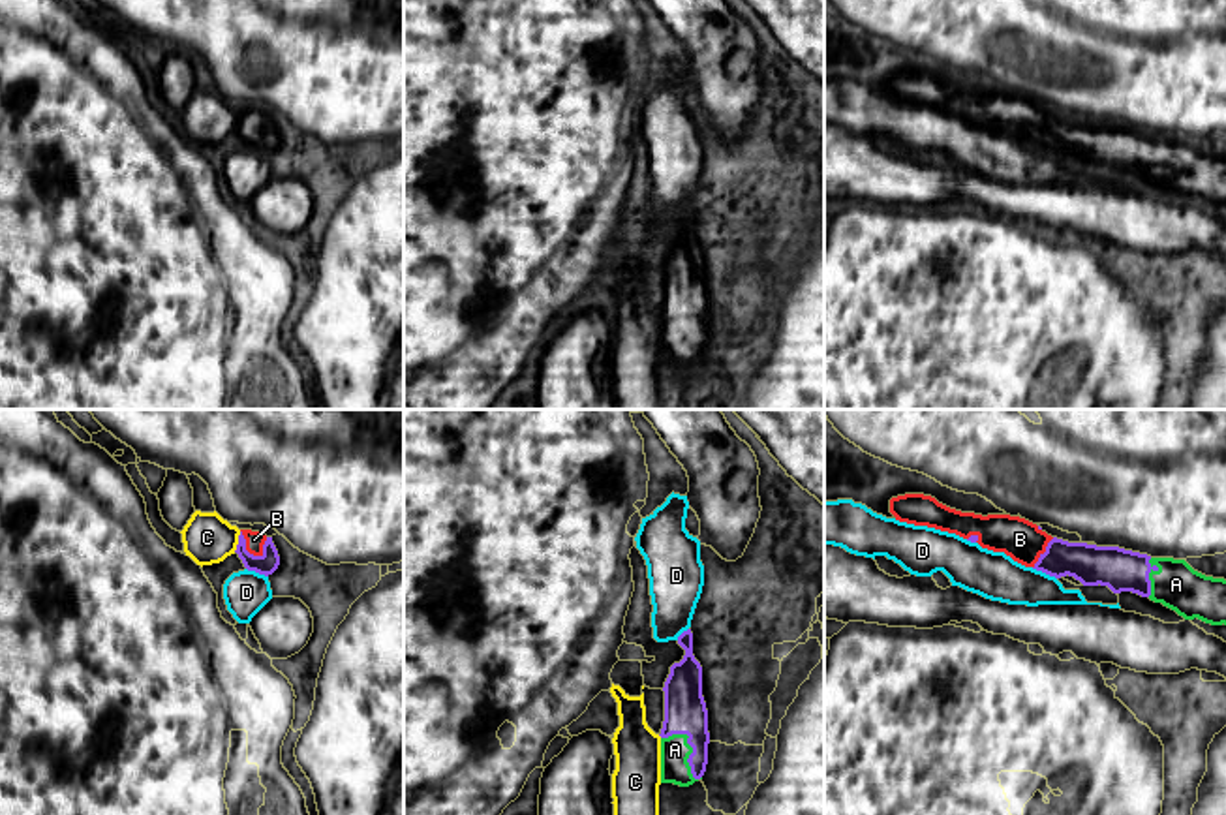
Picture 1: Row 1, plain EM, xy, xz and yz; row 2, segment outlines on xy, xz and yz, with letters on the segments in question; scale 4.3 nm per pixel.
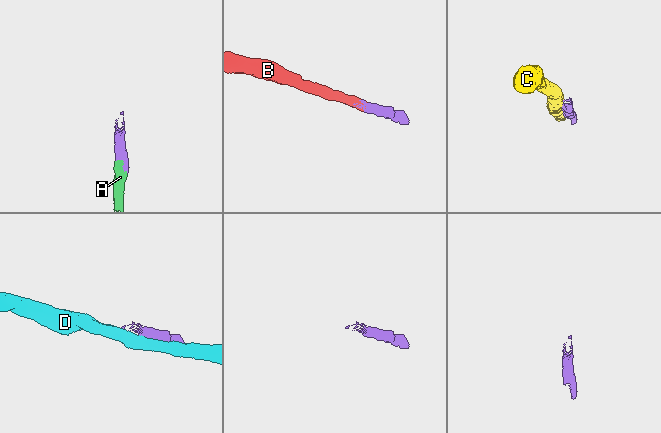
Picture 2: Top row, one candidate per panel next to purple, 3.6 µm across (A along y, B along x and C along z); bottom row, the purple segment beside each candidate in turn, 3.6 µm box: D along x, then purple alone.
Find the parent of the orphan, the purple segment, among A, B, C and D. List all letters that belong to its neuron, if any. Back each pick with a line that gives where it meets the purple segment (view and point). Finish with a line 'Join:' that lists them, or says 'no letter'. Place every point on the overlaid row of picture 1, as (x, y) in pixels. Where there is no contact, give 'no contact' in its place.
A: xz (691, 746)
B: xy (245, 547)
Join: A, B

